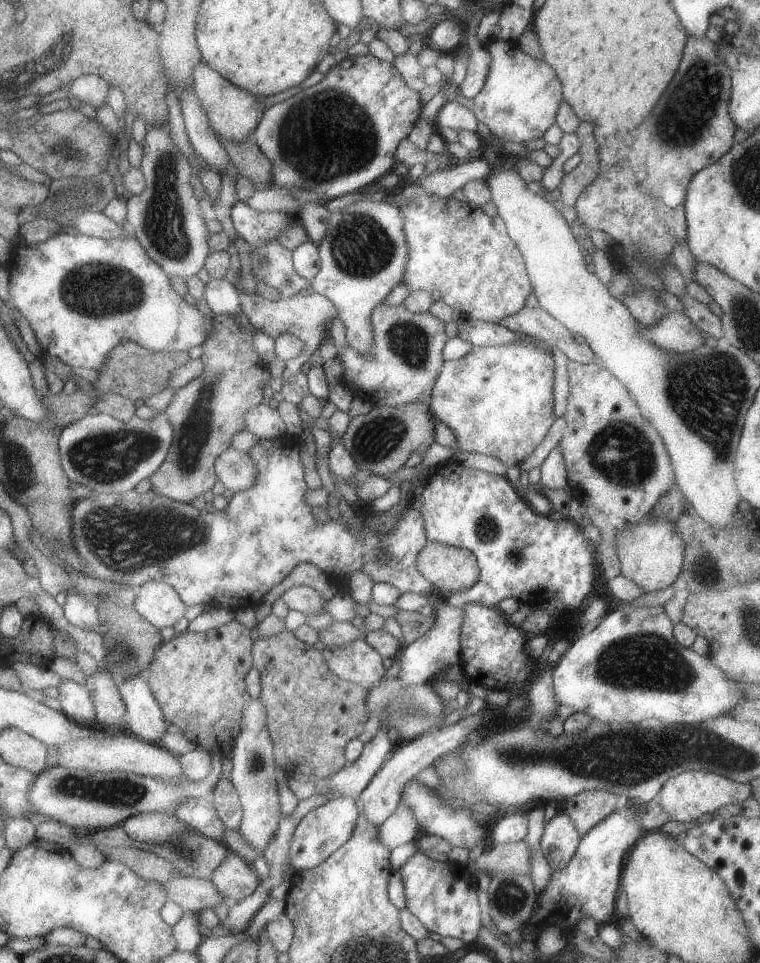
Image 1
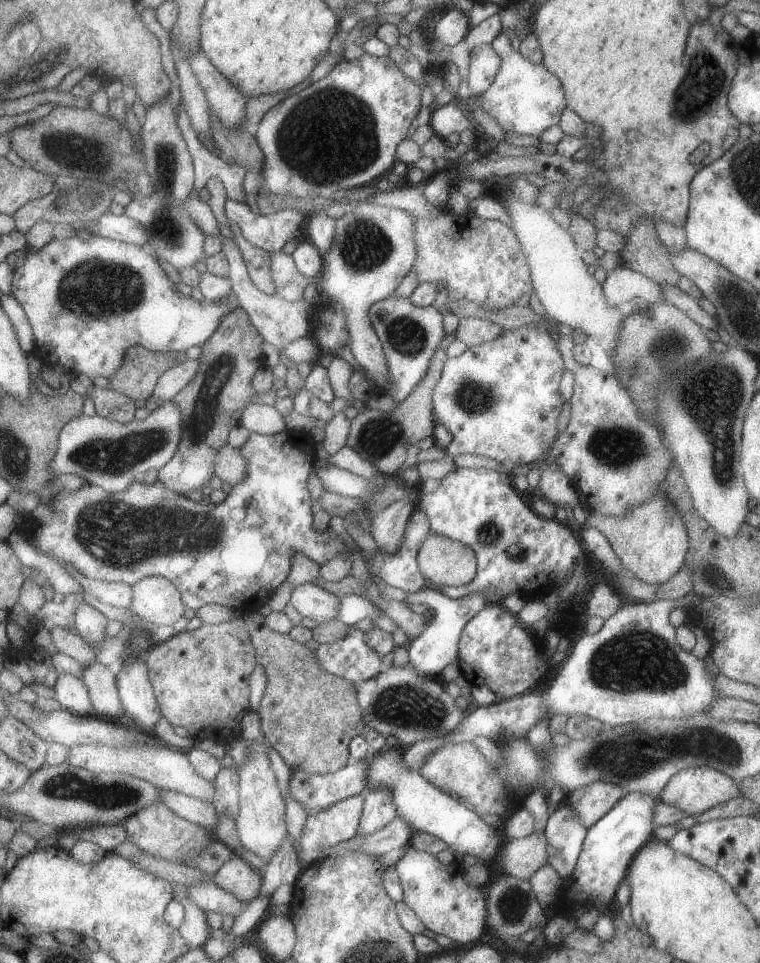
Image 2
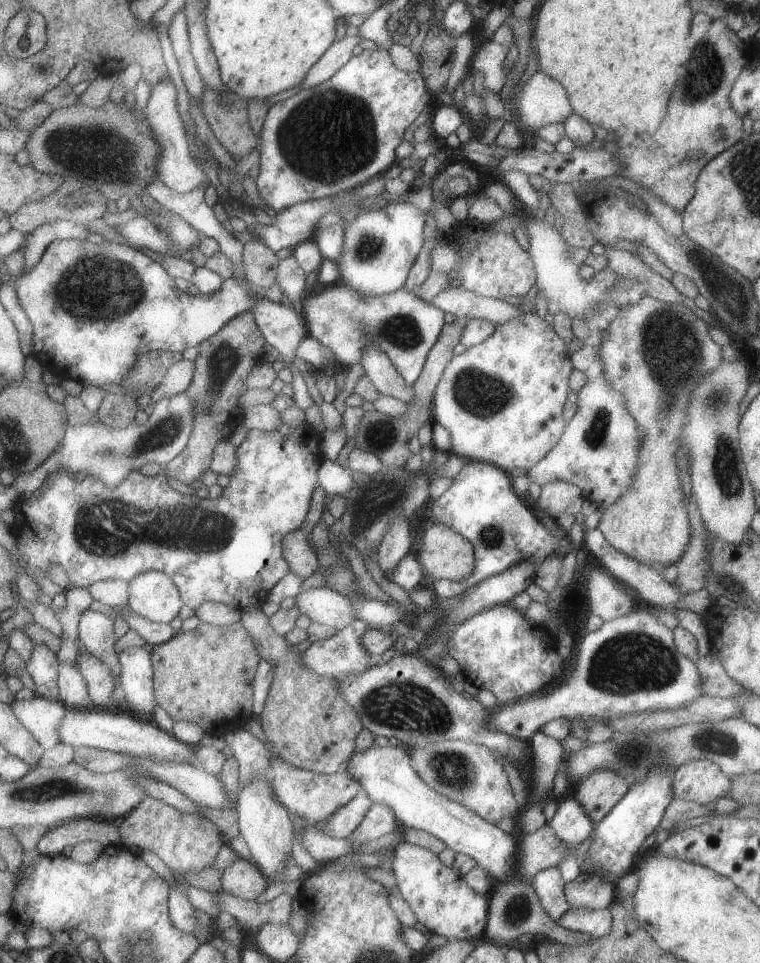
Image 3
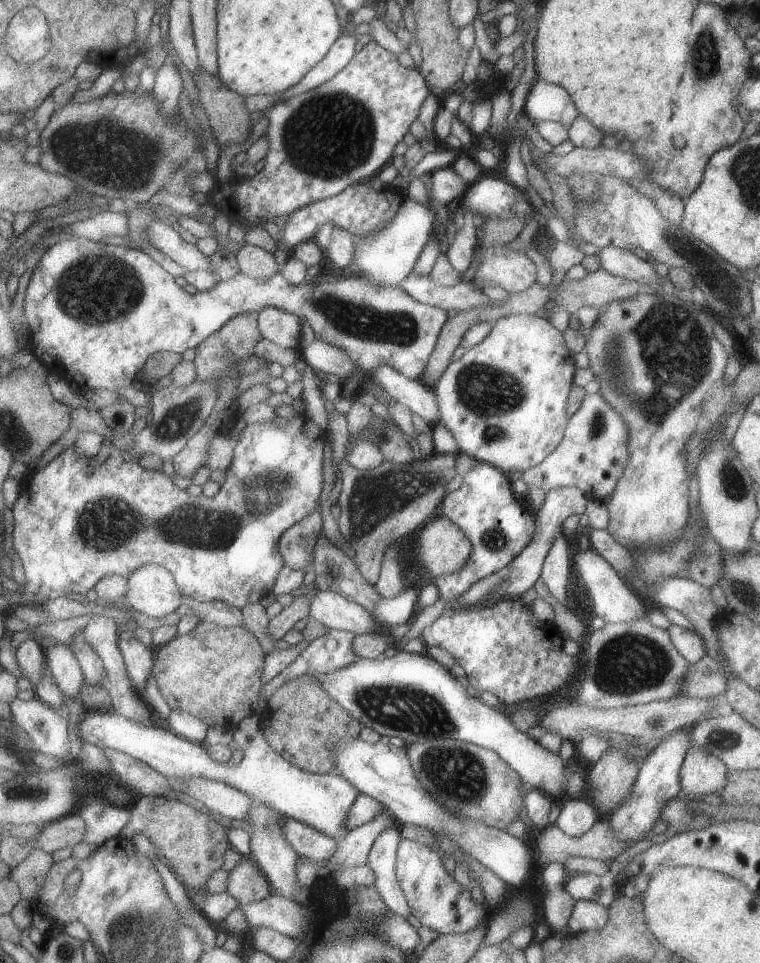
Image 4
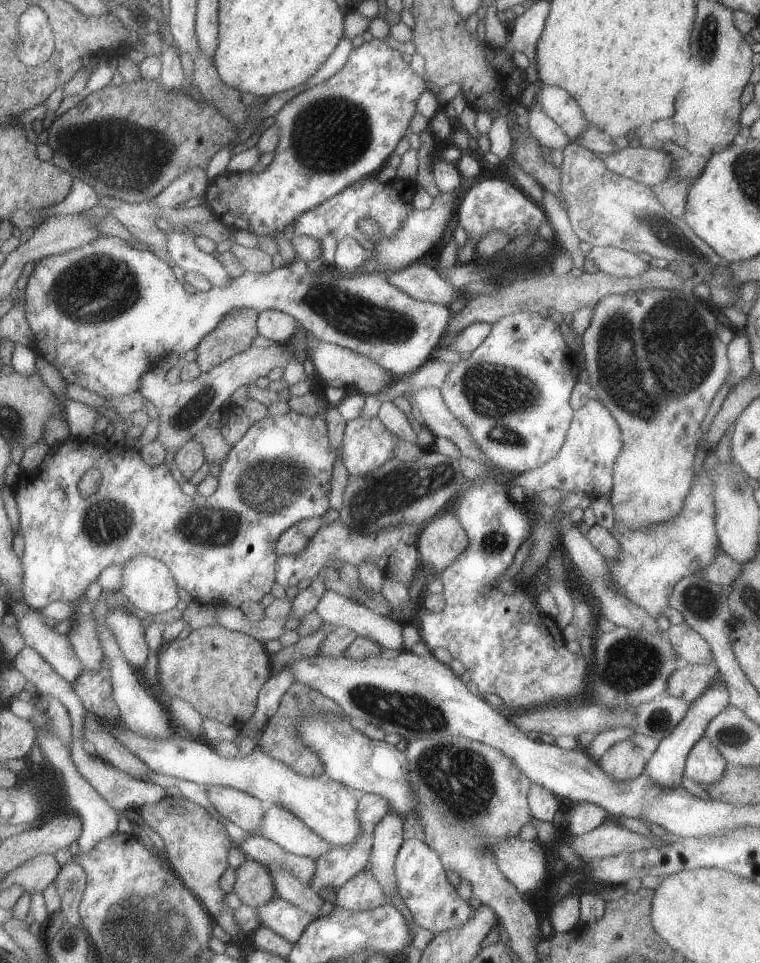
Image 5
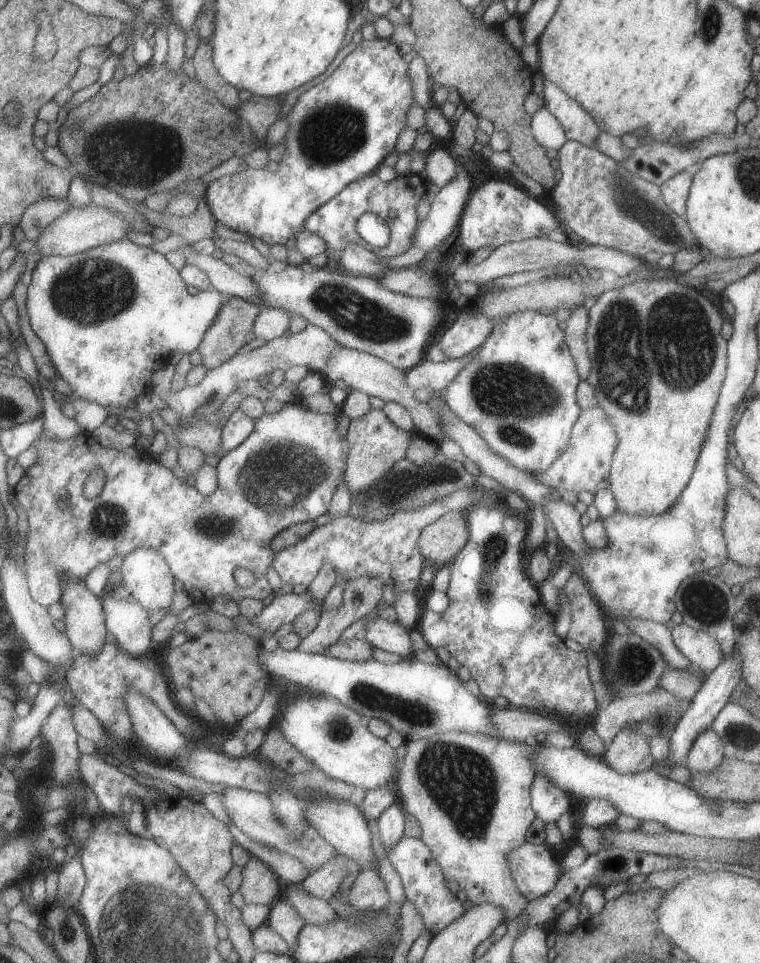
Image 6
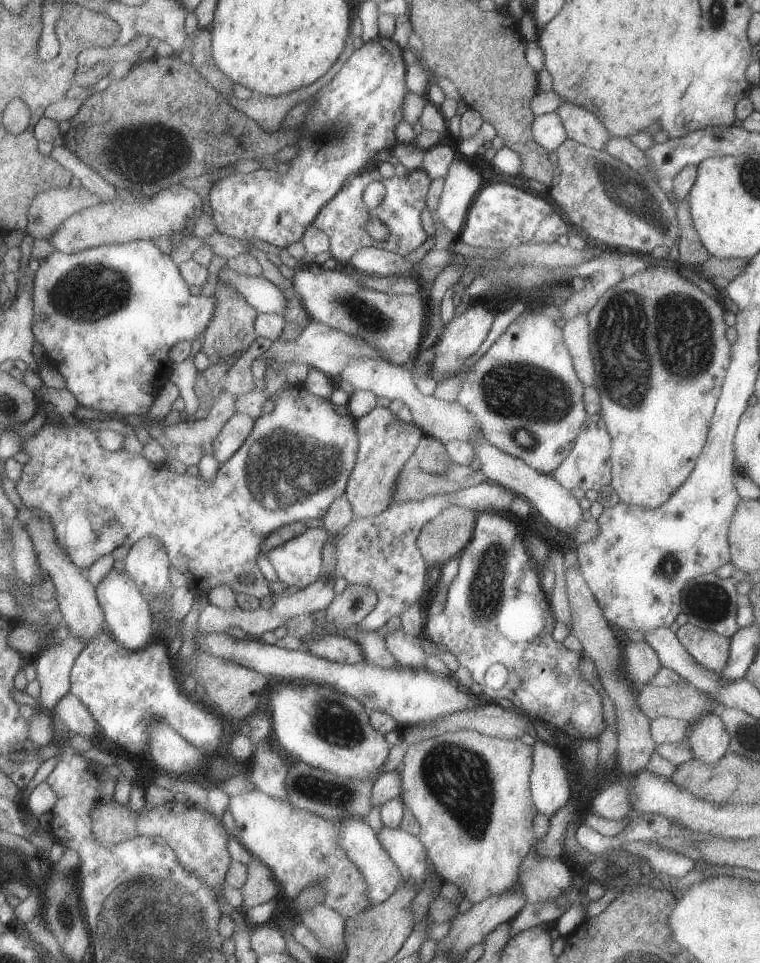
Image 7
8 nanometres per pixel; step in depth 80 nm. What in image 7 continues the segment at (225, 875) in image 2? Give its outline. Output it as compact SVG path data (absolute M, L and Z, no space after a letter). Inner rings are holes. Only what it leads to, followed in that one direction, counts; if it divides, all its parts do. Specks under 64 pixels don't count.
M255 857L249 868L247 884L241 889L245 909L265 904L281 896L281 884L268 864Z

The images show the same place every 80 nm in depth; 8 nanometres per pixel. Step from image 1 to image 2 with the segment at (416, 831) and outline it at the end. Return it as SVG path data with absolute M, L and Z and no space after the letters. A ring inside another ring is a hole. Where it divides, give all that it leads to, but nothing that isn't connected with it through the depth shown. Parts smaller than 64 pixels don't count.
M396 814L393 822L387 828L368 836L355 836L349 842L343 842L332 848L330 855L341 854L347 850L363 850L367 853L383 855L391 850L409 846L412 832L411 824L407 820L403 820L403 816Z

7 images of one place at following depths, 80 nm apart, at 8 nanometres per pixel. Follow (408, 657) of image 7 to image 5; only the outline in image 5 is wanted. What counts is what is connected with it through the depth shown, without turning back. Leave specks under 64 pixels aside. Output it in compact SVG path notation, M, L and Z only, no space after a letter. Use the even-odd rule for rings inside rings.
M327 591L316 611L325 623L336 627L349 627L361 636L380 644L384 649L393 649L396 653L403 648L403 623L393 617L377 614L367 605L351 600L337 591Z

